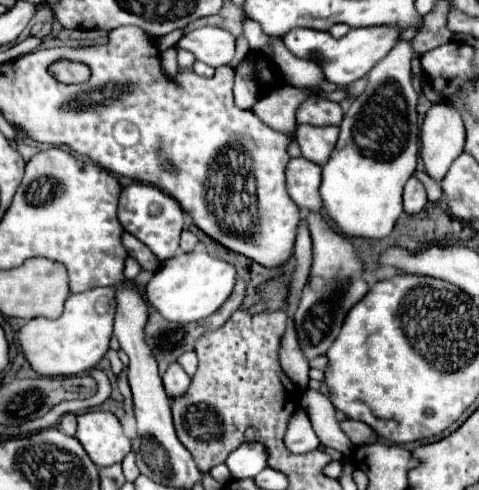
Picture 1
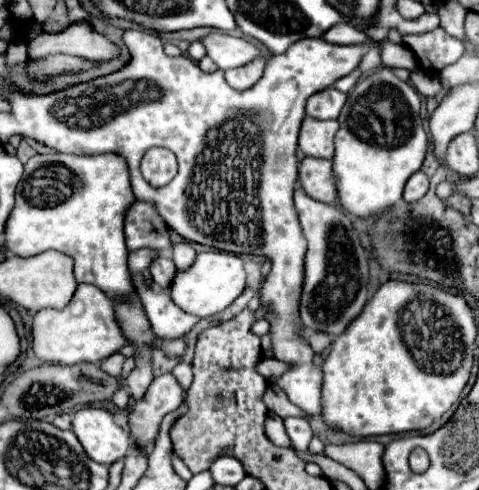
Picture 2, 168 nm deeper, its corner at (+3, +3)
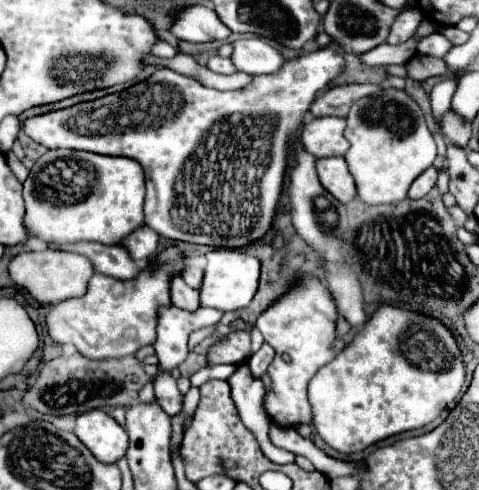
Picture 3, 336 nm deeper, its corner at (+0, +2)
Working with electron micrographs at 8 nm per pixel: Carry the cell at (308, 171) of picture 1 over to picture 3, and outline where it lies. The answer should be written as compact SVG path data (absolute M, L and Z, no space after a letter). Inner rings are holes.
M327 157L317 159L317 173L321 185L339 201L349 203L357 197L353 175L347 169L347 161L343 157Z

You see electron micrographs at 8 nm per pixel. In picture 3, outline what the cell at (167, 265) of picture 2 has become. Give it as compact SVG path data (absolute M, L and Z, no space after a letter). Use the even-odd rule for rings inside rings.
M175 277L175 281L171 281L171 295L175 307L185 309L189 313L199 309L199 291L187 287L187 283L181 277Z

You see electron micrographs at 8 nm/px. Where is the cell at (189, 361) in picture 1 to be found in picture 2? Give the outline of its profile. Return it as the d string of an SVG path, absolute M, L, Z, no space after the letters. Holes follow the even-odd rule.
M178 362L172 370L172 374L176 376L176 380L180 380L180 386L184 390L188 390L188 386L192 384L192 364L186 364L186 362Z

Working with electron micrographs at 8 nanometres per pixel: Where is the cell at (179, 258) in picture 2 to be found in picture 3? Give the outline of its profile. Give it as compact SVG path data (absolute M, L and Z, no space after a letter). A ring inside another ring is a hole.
M187 265L187 267L183 269L183 281L185 281L189 287L193 287L193 289L199 291L201 281L203 281L203 271L197 269L197 267L189 267L189 265Z

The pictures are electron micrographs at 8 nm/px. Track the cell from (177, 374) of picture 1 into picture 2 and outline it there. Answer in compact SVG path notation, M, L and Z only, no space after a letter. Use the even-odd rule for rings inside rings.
M162 374L154 378L148 388L148 396L138 400L130 412L130 432L138 446L146 448L154 442L158 426L168 412L180 408L184 400L184 388L172 374Z

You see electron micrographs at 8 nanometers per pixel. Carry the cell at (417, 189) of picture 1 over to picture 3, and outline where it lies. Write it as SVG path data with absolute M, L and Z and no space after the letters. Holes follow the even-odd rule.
M429 167L423 175L419 175L419 177L413 181L413 185L411 185L411 189L409 189L409 197L411 197L411 199L425 197L425 195L435 187L437 175L439 175L439 171L437 171L435 167Z

